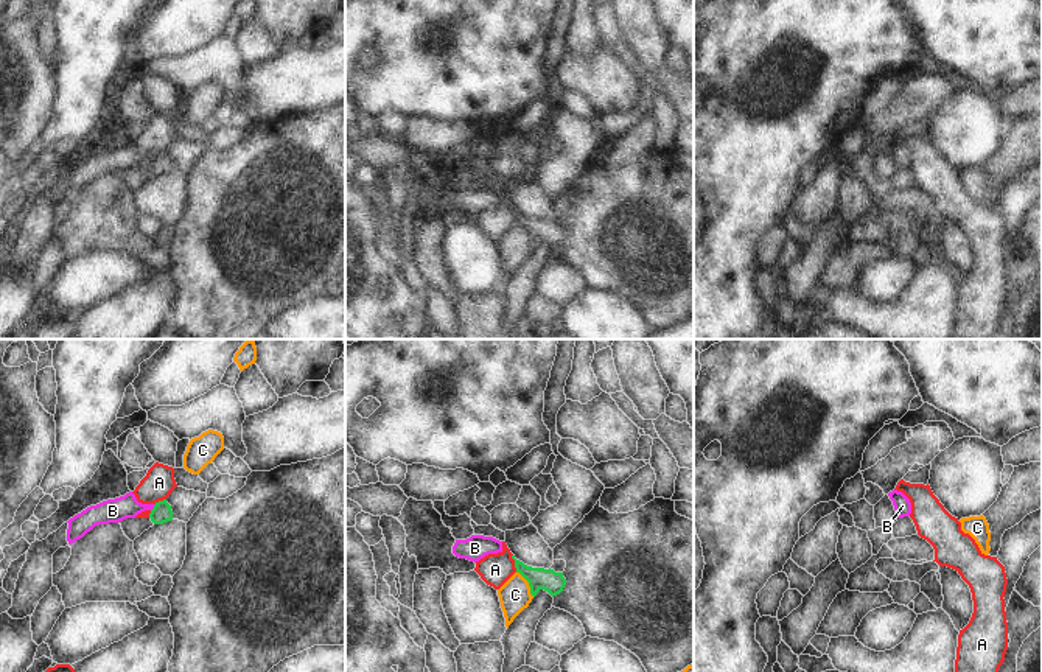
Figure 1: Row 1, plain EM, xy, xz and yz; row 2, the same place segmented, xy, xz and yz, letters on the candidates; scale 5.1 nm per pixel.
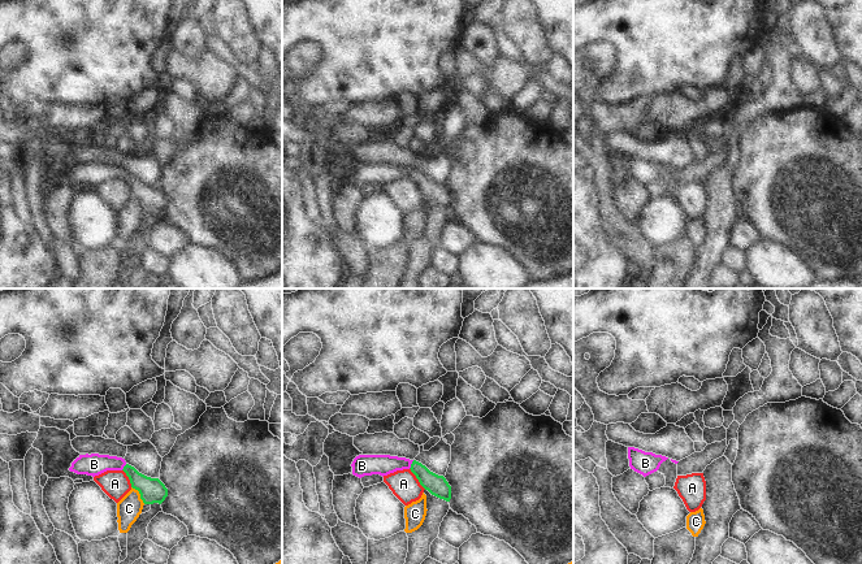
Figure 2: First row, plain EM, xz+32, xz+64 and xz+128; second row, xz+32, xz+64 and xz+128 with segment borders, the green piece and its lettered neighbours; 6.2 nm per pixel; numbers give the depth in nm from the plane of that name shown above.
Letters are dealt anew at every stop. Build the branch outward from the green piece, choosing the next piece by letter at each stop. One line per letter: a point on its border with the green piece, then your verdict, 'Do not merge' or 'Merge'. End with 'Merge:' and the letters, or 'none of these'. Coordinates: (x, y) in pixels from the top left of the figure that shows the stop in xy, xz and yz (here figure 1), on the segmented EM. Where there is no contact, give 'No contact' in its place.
A: Touches green at xz (515, 563). Do not merge
B: Touches green at xy (154, 507). Merge
C: Touches green at xz (529, 584). Do not merge
Merge: B.

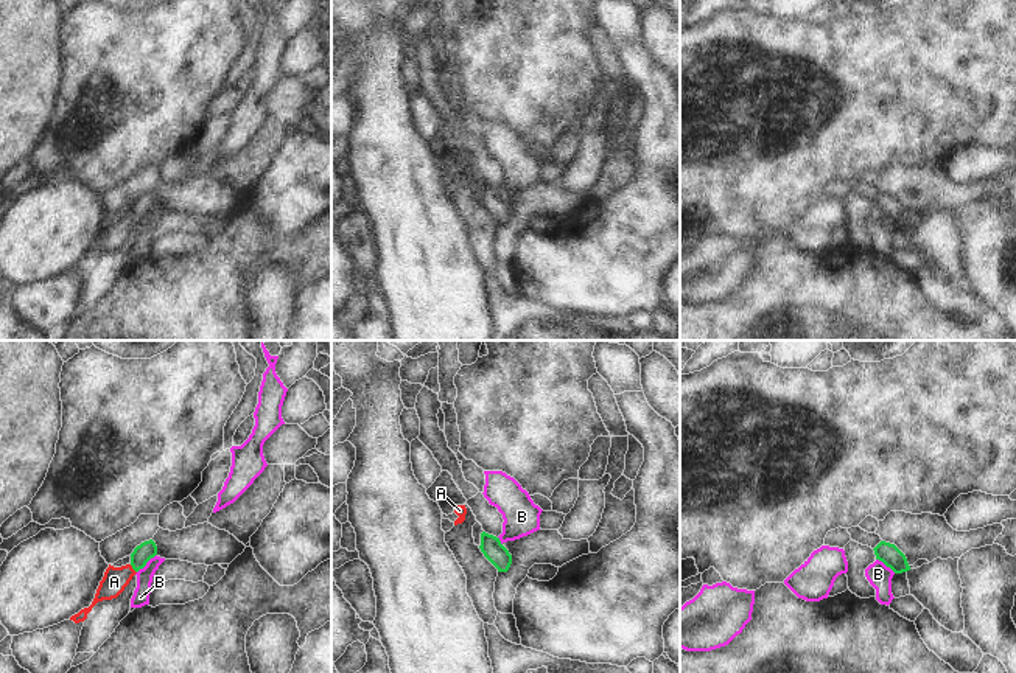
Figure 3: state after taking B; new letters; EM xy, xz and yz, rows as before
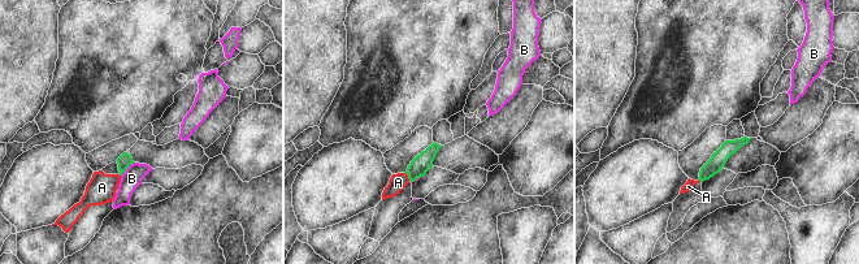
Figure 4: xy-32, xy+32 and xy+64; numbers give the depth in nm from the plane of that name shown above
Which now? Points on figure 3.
A: Touches green at xy (133, 568). Merge
B: Touches green at xy (147, 561). Do not merge
Merge: A.

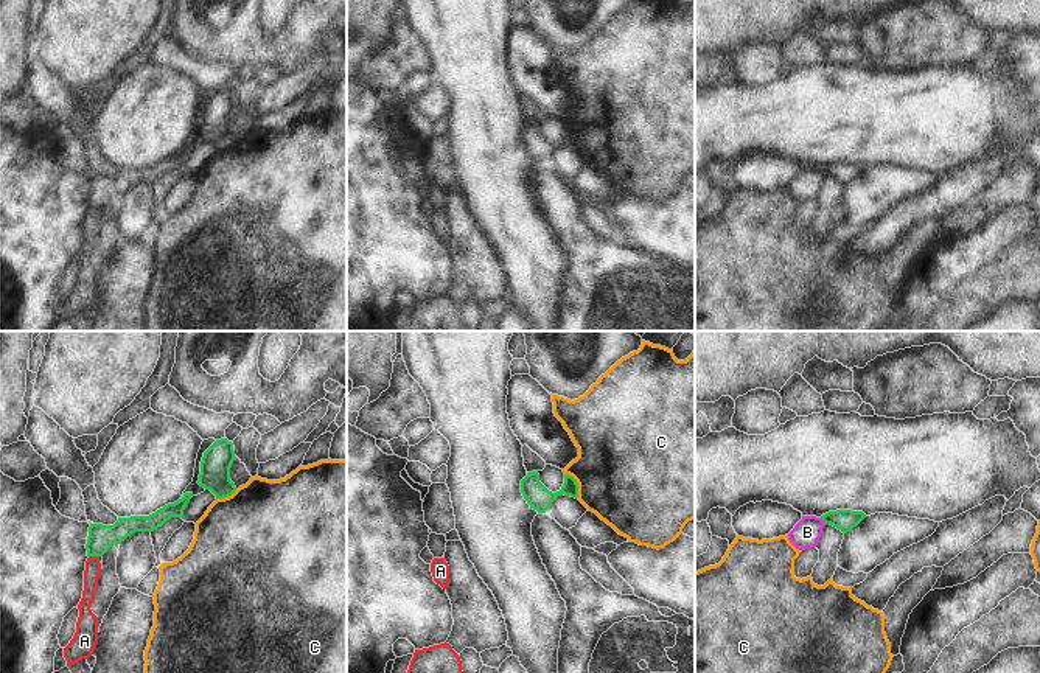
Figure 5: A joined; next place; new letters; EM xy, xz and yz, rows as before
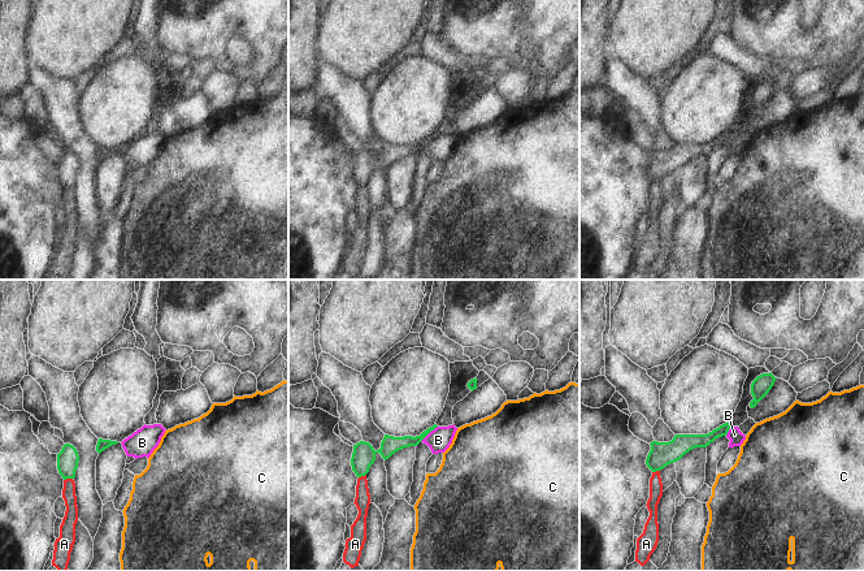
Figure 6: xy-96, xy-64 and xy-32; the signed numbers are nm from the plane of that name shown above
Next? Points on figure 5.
A: Touches green at xy (94, 555). Do not merge
B: Touches green at yz (823, 519). Merge
C: Touches green at xz (577, 484). Do not merge
Merge: B.

